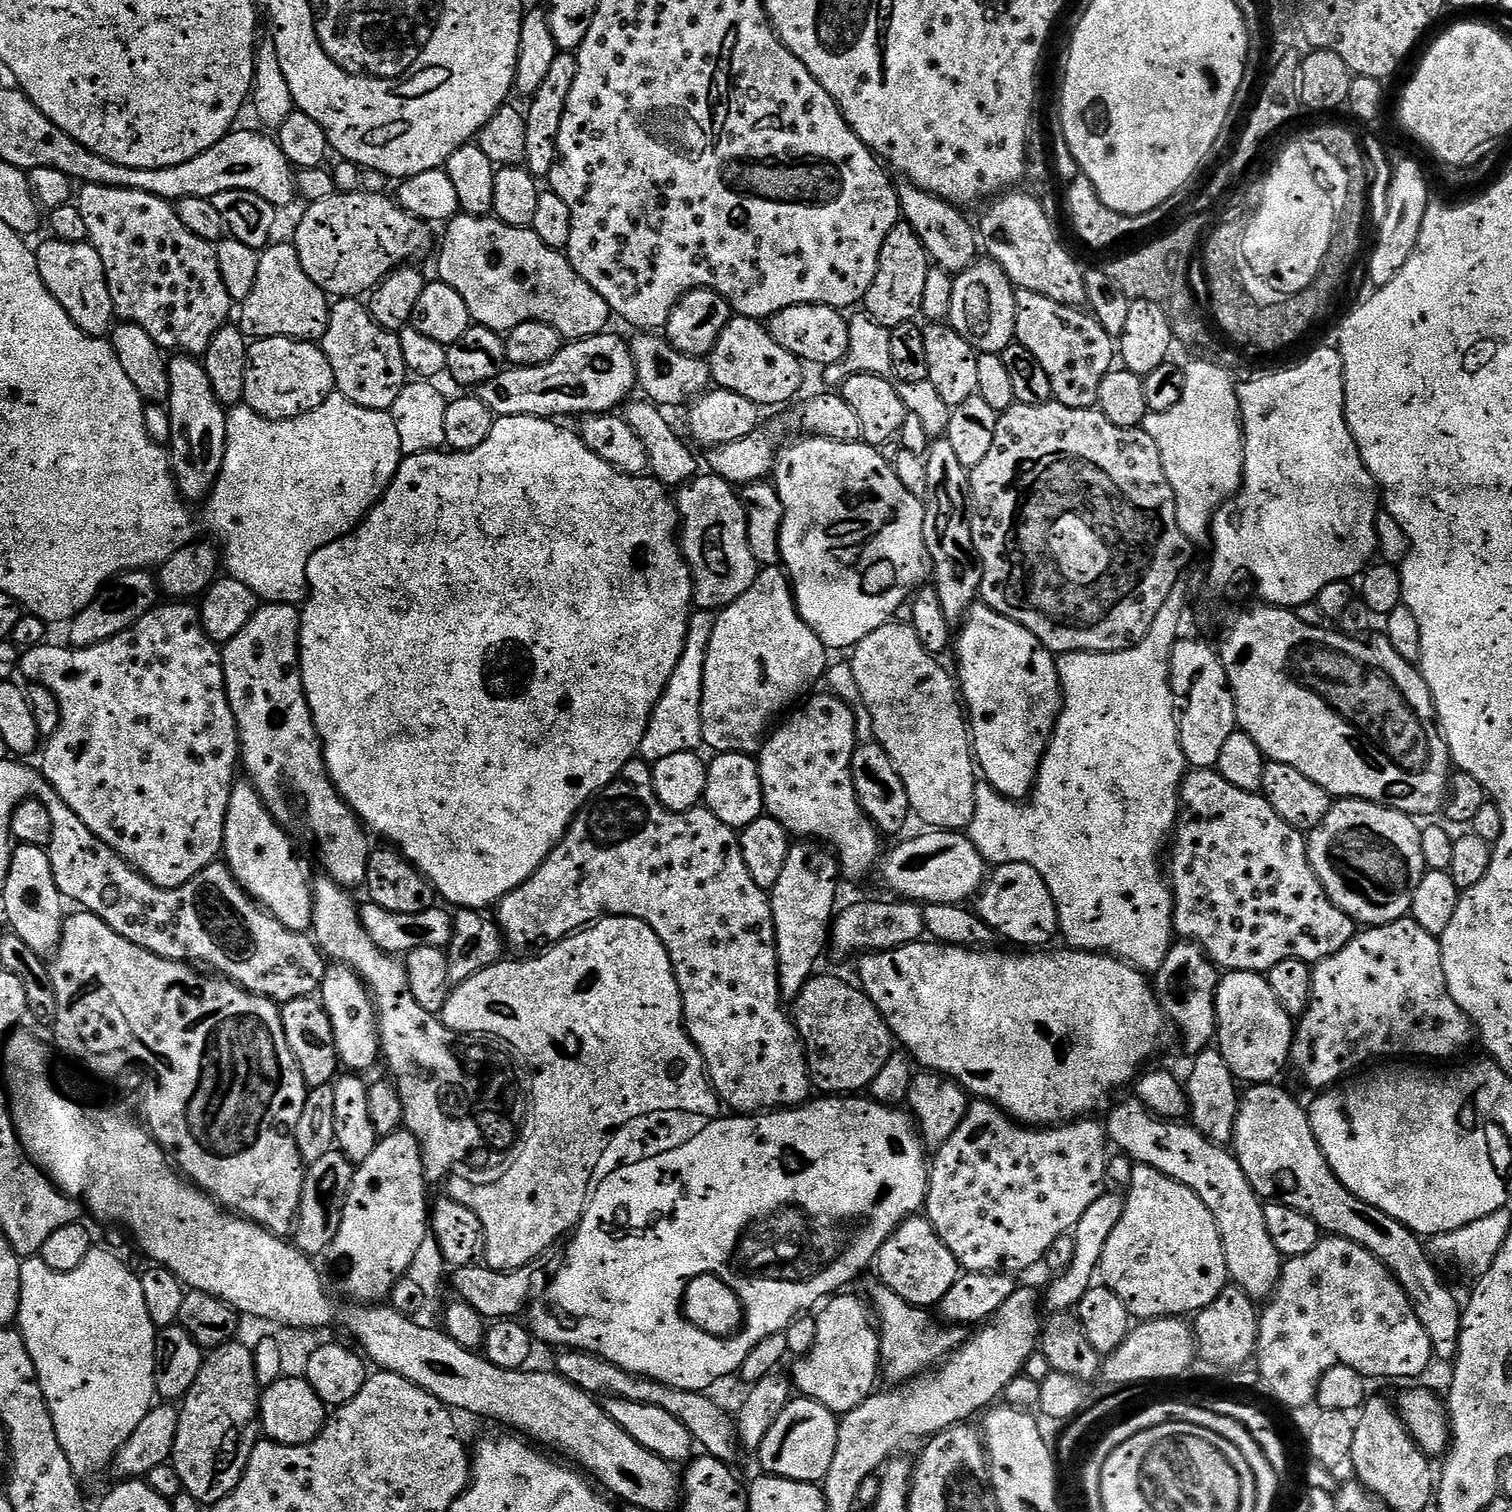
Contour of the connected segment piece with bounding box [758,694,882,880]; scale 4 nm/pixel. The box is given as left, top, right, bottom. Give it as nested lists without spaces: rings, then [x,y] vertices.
[[[831,694],[823,695],[805,699],[795,709],[797,712],[763,741],[758,763],[764,807],[767,815],[782,822],[789,837],[823,842],[834,853],[841,873],[860,880],[871,870],[872,863],[874,868],[881,859],[882,833],[862,810],[854,790],[852,755],[858,743],[856,715],[846,701]]]

